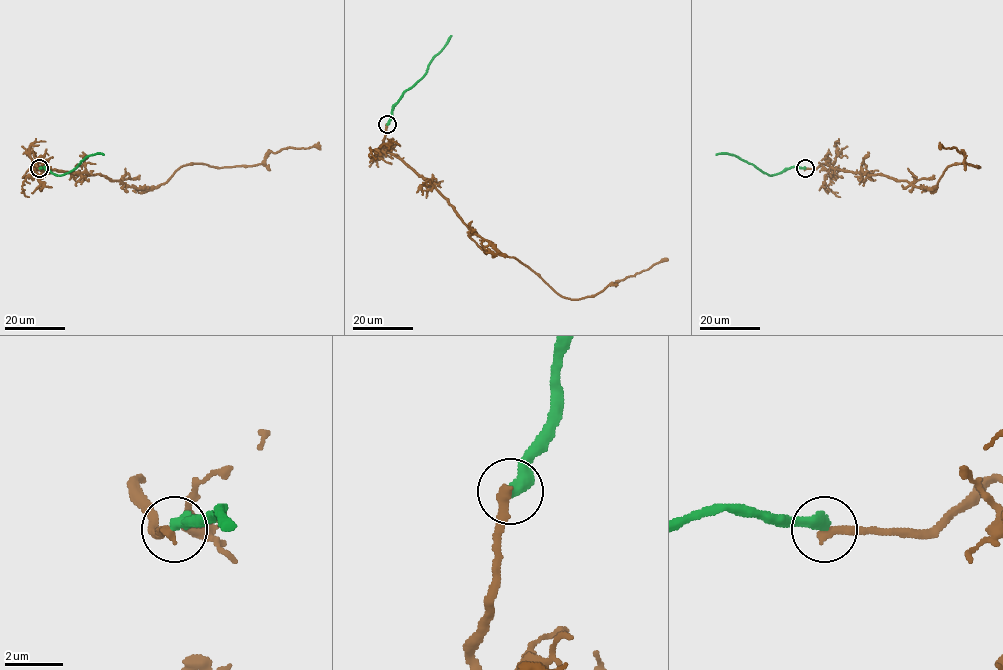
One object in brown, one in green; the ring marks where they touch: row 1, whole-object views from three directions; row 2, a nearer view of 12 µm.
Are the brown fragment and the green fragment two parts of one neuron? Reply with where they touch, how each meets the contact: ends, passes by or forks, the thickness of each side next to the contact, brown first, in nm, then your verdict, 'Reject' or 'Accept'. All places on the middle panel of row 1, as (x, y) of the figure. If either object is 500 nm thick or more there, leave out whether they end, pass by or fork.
Place: (387, 124). At the ring brown ends. At the ring green ends. Thickness 340 nm (brown) against 460 nm. Reject

